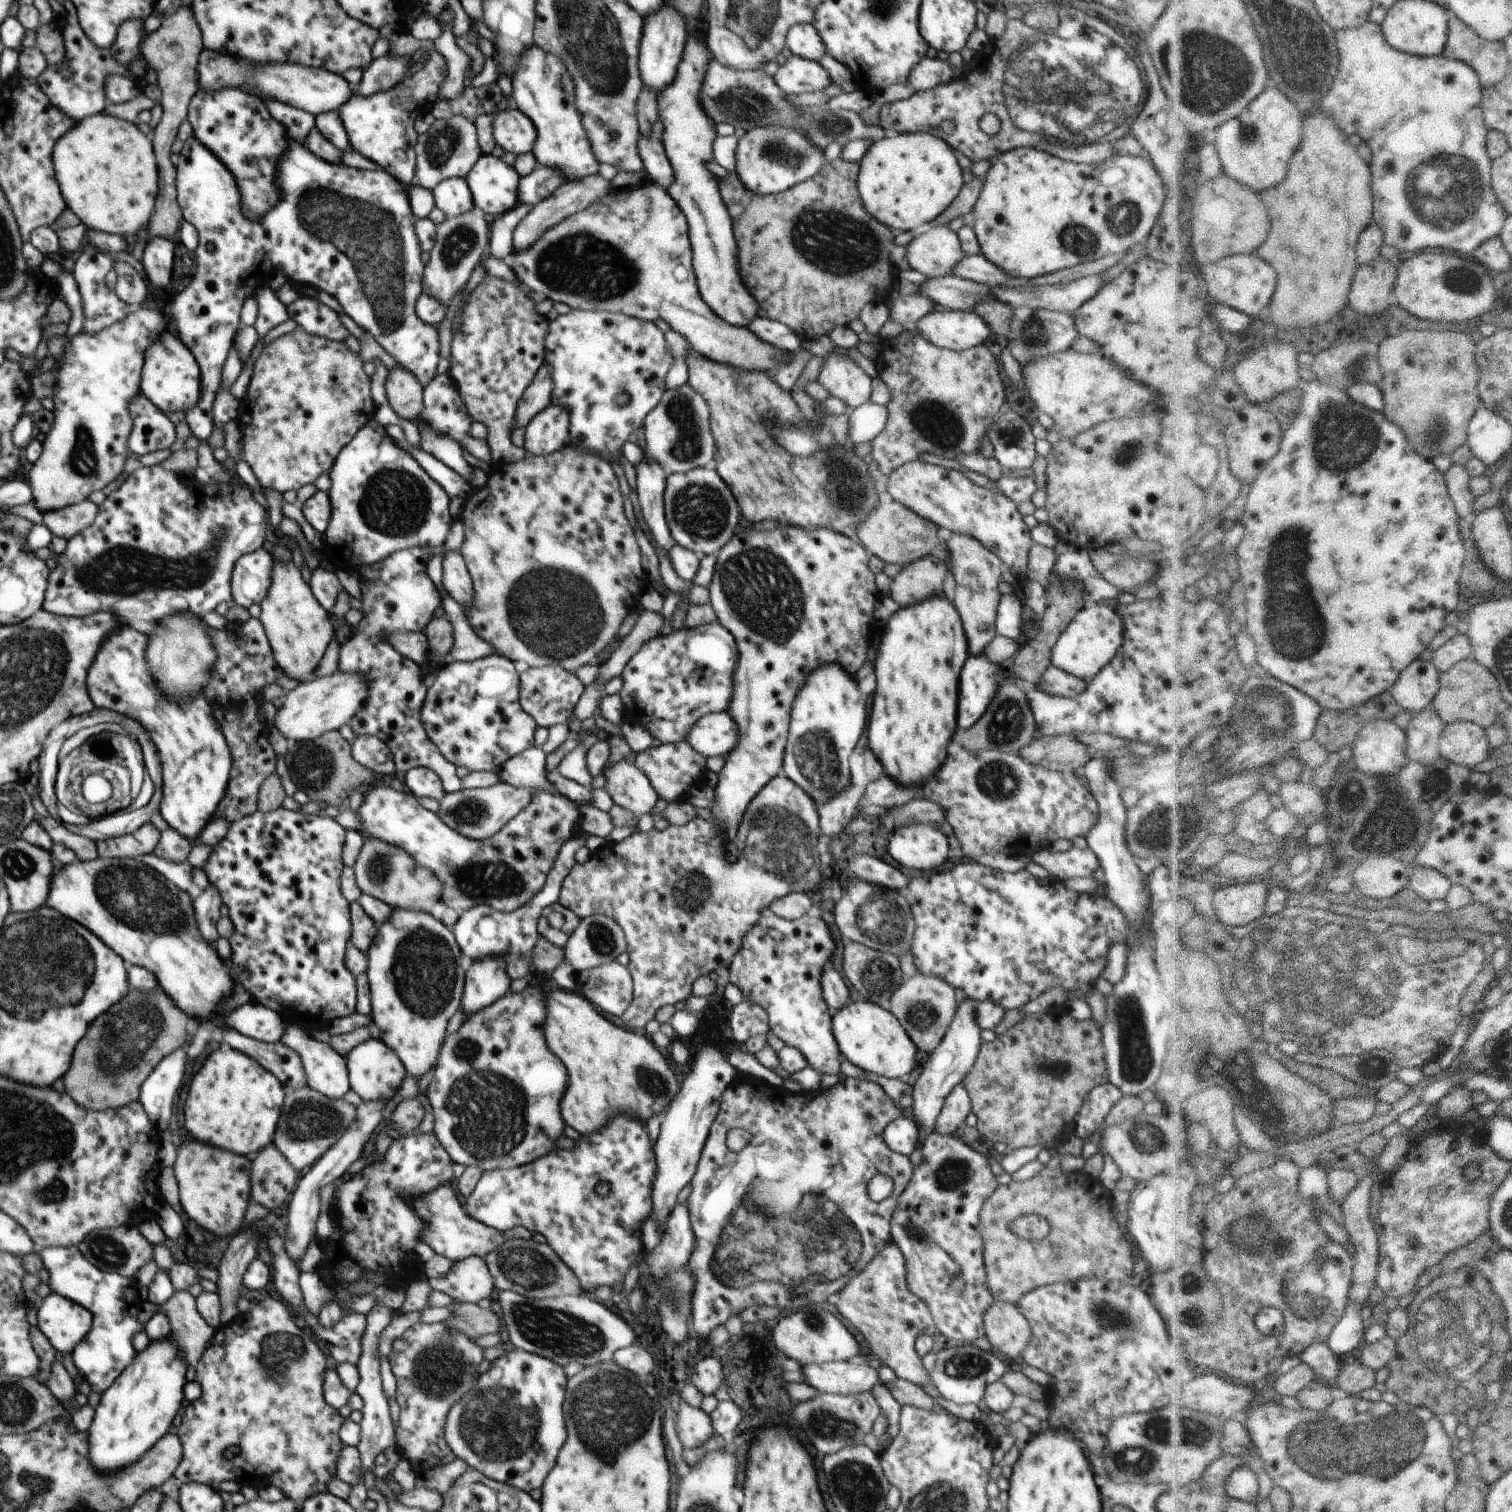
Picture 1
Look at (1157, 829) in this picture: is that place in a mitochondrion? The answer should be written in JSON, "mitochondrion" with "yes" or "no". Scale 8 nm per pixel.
{"mitochondrion":"yes"}

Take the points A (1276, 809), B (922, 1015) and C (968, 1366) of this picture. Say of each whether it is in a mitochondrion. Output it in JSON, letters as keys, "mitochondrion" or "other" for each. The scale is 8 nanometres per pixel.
{"A":"other","B":"mitochondrion","C":"mitochondrion"}

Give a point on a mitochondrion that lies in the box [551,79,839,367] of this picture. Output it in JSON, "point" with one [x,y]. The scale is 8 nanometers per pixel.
{"point":[736,103]}

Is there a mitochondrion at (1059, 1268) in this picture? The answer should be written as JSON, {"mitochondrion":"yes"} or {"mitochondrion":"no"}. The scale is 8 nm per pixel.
{"mitochondrion":"no"}

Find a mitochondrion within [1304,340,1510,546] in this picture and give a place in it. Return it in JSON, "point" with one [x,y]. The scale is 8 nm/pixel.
{"point":[1430,433]}

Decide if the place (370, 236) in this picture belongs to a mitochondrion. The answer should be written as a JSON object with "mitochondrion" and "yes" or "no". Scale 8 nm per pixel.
{"mitochondrion":"yes"}

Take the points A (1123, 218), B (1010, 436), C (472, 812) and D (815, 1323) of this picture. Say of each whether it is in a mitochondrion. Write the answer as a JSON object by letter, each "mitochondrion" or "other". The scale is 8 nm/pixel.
{"A":"mitochondrion","B":"mitochondrion","C":"mitochondrion","D":"mitochondrion"}

